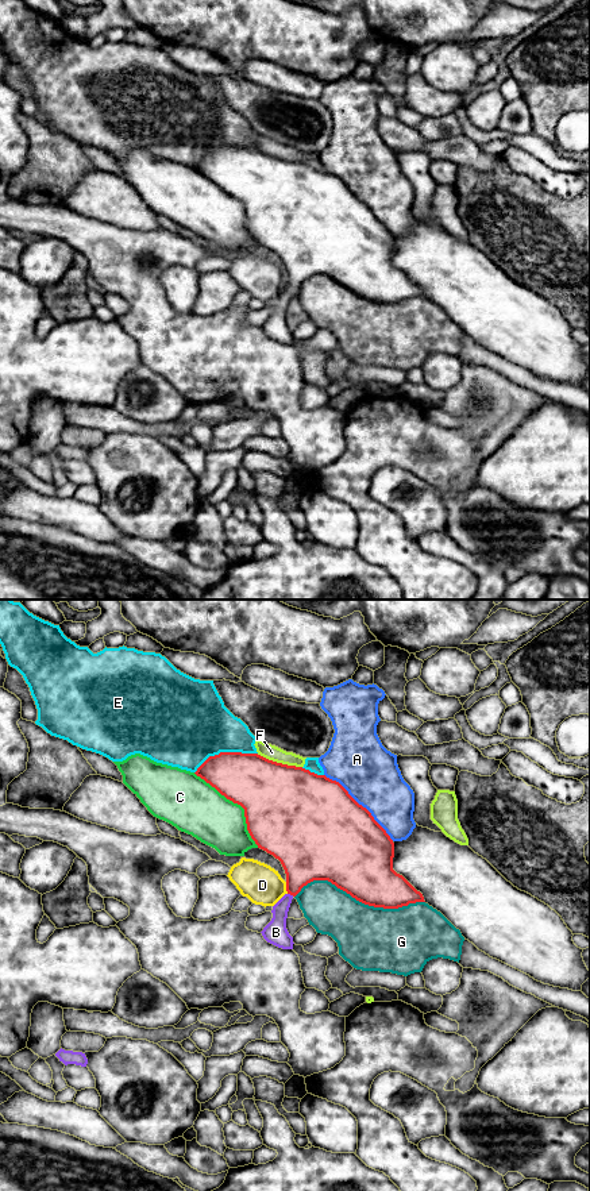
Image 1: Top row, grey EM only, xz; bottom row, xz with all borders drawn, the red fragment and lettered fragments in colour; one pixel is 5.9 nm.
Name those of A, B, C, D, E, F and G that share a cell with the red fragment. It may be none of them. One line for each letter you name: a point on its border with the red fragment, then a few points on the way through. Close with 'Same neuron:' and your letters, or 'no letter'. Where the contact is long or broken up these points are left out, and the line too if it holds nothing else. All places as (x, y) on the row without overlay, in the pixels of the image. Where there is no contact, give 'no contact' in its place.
B: meets red in xz at (290, 289); runs through xz (305, 250), (290, 289), (280, 304), (276, 327)
Same neuron: B

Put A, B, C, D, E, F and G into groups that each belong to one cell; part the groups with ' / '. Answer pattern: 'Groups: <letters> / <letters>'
Groups: A / B / C / D / E / F / G

